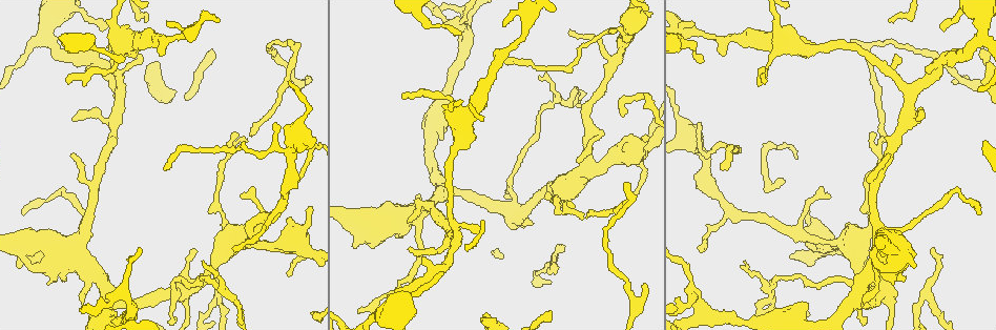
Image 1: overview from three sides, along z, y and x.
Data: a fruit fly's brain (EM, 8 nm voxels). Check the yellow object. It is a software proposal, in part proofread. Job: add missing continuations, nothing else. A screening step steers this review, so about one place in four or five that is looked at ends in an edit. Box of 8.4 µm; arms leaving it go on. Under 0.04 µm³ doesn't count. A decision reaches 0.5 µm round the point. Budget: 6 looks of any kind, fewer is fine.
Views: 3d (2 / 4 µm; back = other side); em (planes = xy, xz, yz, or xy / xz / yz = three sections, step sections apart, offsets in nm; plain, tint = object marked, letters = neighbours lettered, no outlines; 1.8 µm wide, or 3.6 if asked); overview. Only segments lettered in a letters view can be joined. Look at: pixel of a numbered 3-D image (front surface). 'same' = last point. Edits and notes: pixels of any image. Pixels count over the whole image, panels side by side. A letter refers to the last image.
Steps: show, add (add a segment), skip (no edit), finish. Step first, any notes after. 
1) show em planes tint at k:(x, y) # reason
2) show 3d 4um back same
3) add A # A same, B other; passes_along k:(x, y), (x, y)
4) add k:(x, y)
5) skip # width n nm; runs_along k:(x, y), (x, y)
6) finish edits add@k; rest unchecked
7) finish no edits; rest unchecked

show 3d 2um at 1:(766, 81) # free end

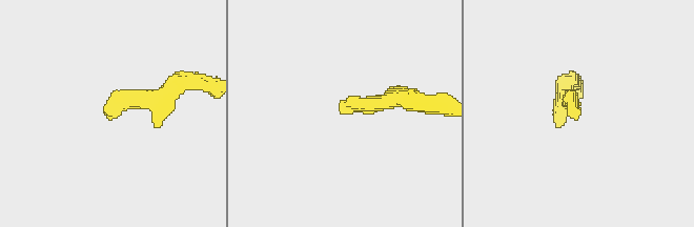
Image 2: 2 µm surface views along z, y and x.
show em xz step 8 letters at 2:(577, 115) # now the EM

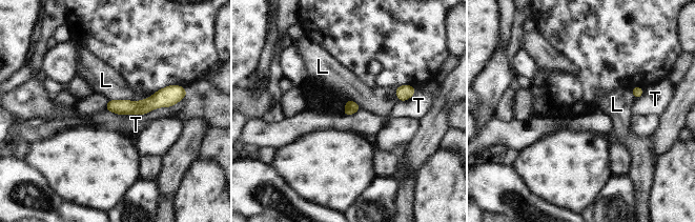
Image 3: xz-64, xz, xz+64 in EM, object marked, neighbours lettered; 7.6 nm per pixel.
show em planes letters same

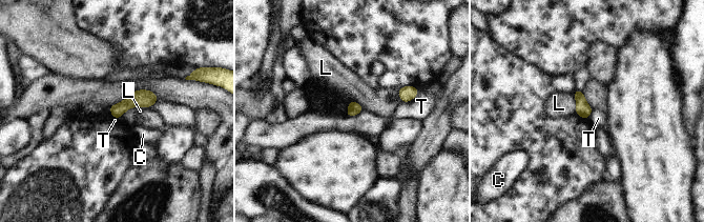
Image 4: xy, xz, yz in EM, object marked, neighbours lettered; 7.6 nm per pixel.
skip # width 100 nm; C other, L other, T other; border 4:(137, 106), (130, 106), (115, 119); no lettered segment goes on from it

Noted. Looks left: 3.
show 3d 2um at 1:(942, 29) # thin end

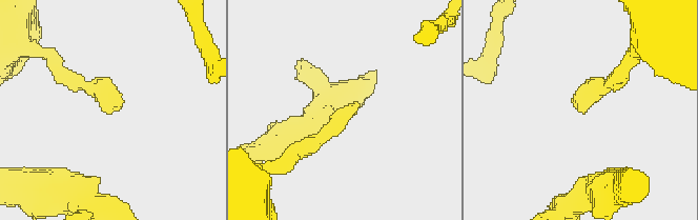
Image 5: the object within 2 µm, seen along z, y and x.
show em planes tint at 5:(356, 104)

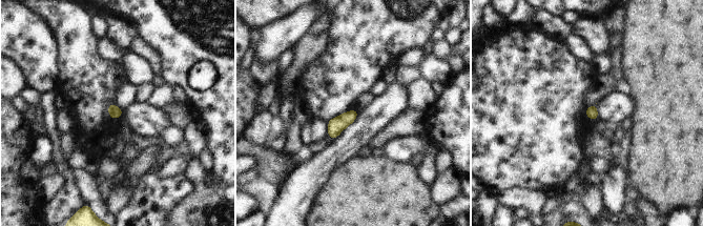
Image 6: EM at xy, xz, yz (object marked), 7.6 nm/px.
show em planes letters same

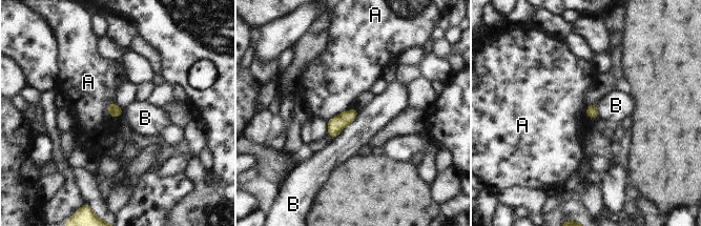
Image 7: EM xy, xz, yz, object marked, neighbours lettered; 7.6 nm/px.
skip # A other, B other; border 7:(355, 107), (341, 111), (328, 119); no lettered segment goes on from it

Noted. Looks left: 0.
finish no edits; rest unchecked

